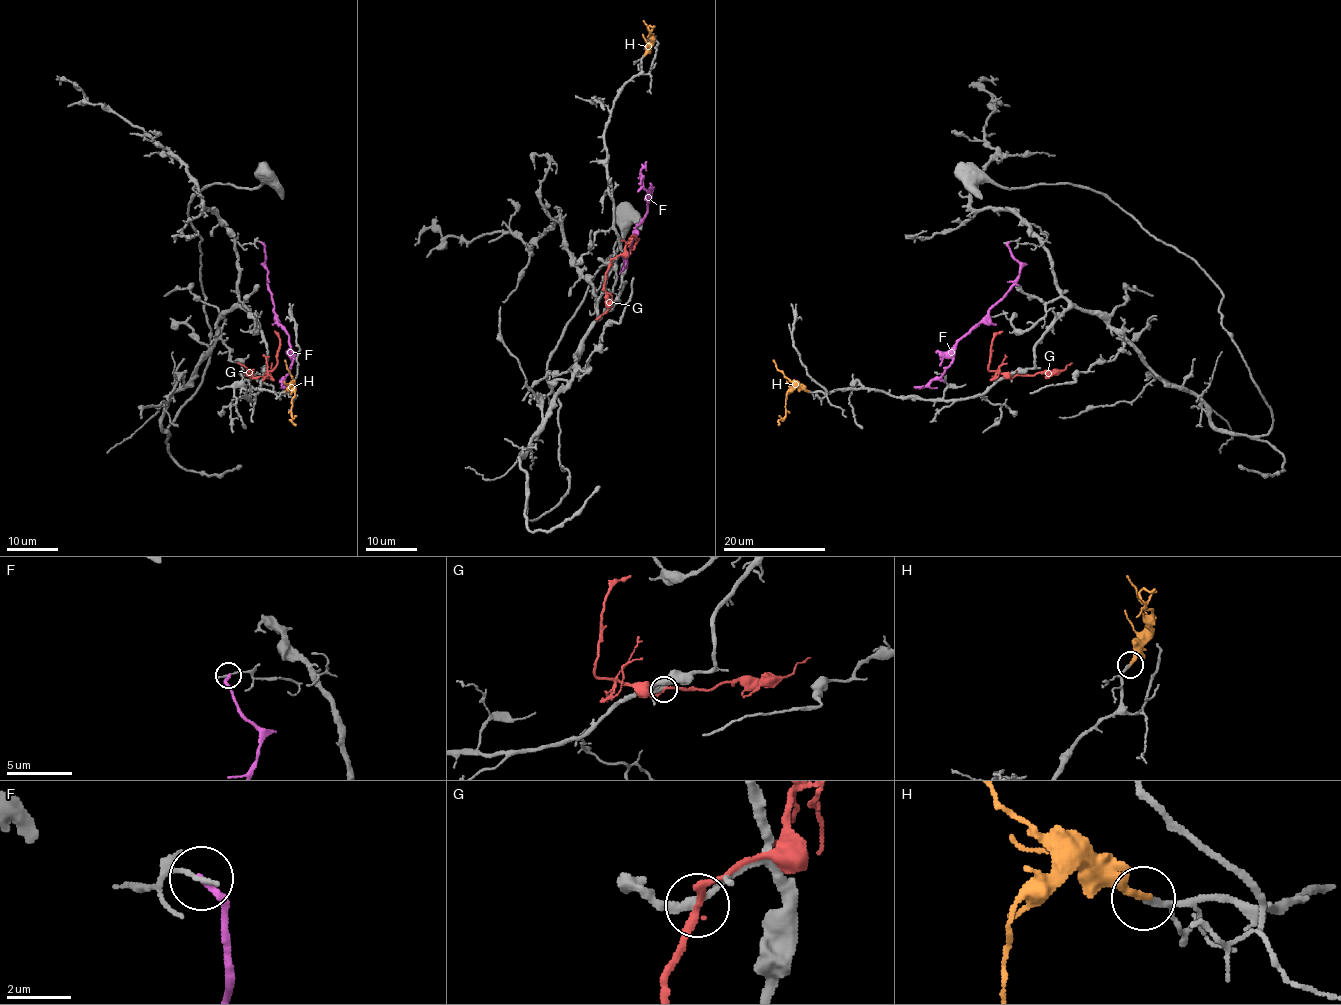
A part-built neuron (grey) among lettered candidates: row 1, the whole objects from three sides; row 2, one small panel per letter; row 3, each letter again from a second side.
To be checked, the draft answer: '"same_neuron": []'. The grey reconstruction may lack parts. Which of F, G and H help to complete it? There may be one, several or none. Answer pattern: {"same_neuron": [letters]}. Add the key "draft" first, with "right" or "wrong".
{"draft": "wrong", "same_neuron": ["H"]}

